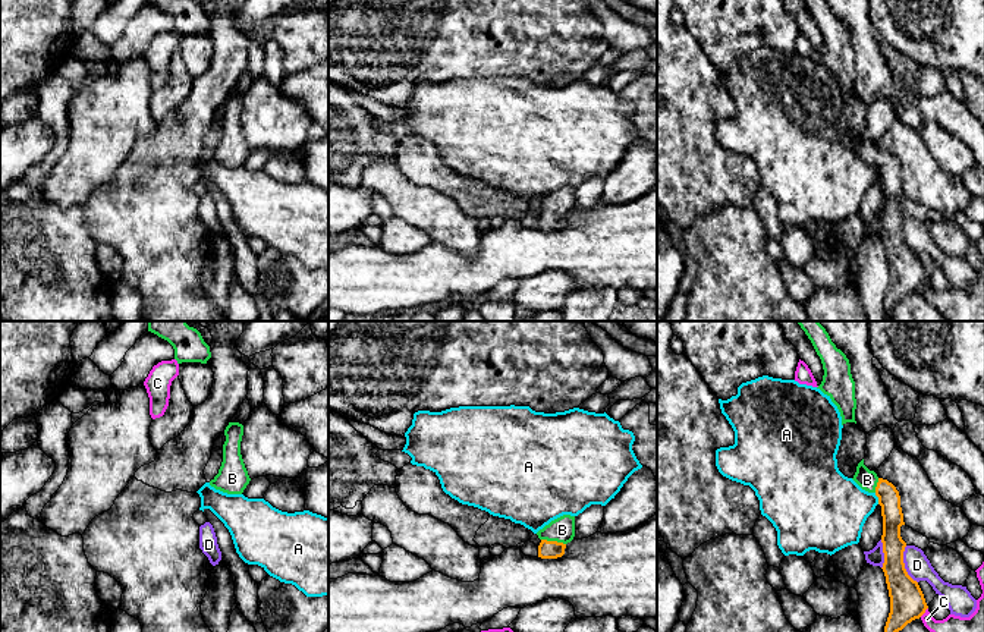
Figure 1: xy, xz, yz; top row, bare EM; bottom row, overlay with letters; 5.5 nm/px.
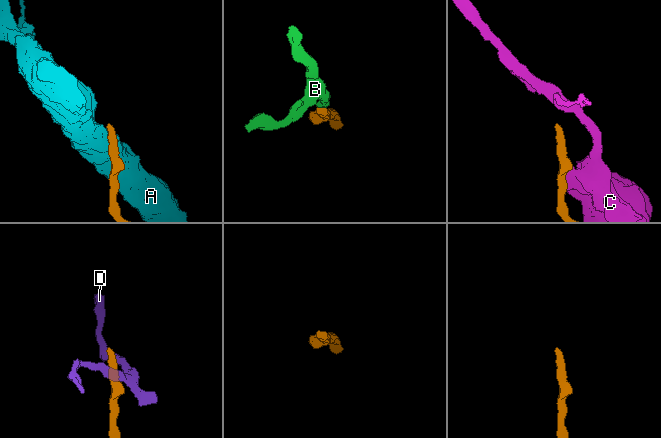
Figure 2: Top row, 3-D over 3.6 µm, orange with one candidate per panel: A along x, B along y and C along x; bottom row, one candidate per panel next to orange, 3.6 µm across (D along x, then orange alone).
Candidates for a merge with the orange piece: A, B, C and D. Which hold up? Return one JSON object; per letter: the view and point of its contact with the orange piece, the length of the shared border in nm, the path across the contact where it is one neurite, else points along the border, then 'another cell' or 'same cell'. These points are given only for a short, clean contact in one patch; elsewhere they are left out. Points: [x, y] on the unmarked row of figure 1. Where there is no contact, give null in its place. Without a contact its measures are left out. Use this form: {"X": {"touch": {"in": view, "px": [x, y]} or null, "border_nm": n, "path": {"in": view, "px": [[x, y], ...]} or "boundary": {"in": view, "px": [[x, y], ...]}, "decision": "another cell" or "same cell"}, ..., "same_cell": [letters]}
{"A": {"touch": {"in": "yz", "px": [879, 170]}, "border_nm": 70, "boundary": {"in": "yz", "px": [[874, 164], [879, 175]]}, "decision": "another cell"}, "B": {"touch": {"in": "xz", "px": [553, 213]}, "border_nm": 140, "path": {"in": "xz", "px": [[547, 220], [553, 213], [562, 201]]}, "decision": "same cell"}, "C": {"touch": {"in": "yz", "px": [924, 283]}, "border_nm": 70, "boundary": {"in": "yz", "px": [[927, 279], [920, 288]]}, "decision": "another cell"}, "D": {"touch": {"in": "yz", "px": [904, 236]}, "border_nm": 220, "boundary": {"in": "yz", "px": [[905, 217], [904, 239], [917, 254]]}, "decision": "another cell"}, "same_cell": ["B"]}

